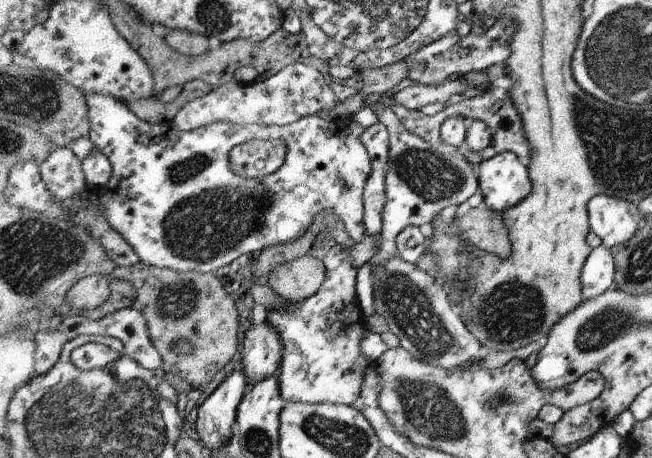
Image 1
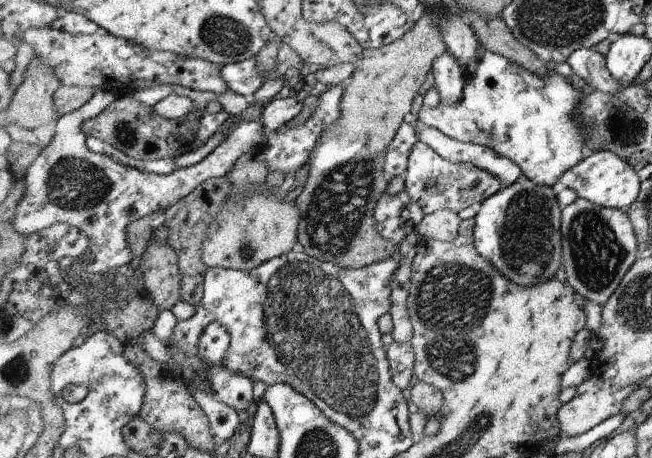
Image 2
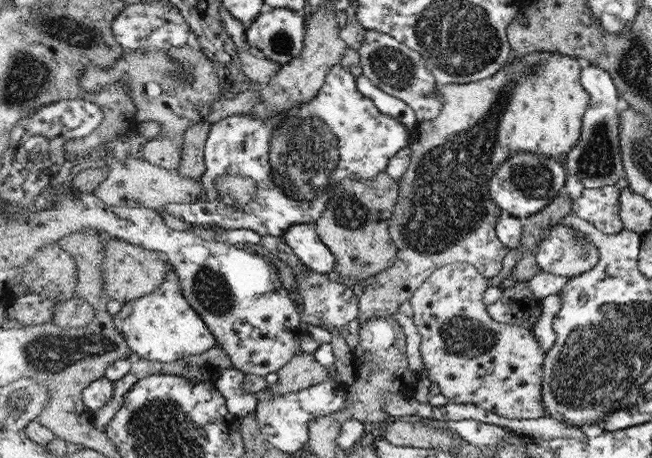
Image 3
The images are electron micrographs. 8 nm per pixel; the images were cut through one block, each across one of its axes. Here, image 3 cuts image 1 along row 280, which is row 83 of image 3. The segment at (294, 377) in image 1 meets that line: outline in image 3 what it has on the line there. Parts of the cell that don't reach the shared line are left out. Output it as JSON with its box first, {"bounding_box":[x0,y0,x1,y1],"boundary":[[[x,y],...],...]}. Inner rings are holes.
{"bounding_box":[163,64,412,238],"boundary":[[[339,64],[328,72],[326,83],[318,94],[298,108],[290,108],[265,119],[252,118],[248,114],[232,115],[216,123],[205,150],[207,171],[202,174],[202,179],[205,190],[208,190],[206,200],[200,200],[198,204],[174,204],[163,209],[190,224],[217,224],[221,228],[234,230],[246,228],[258,232],[262,237],[270,235],[283,238],[292,226],[314,224],[326,211],[327,204],[332,201],[334,188],[342,180],[348,180],[349,177],[358,180],[374,179],[386,171],[387,164],[396,152],[403,150],[411,140],[412,131],[403,122],[380,112],[370,97],[356,90],[356,78]],[[228,174],[247,176],[256,181],[260,204],[252,204],[250,216],[241,211],[244,207],[232,207],[220,199],[217,180]]]}

